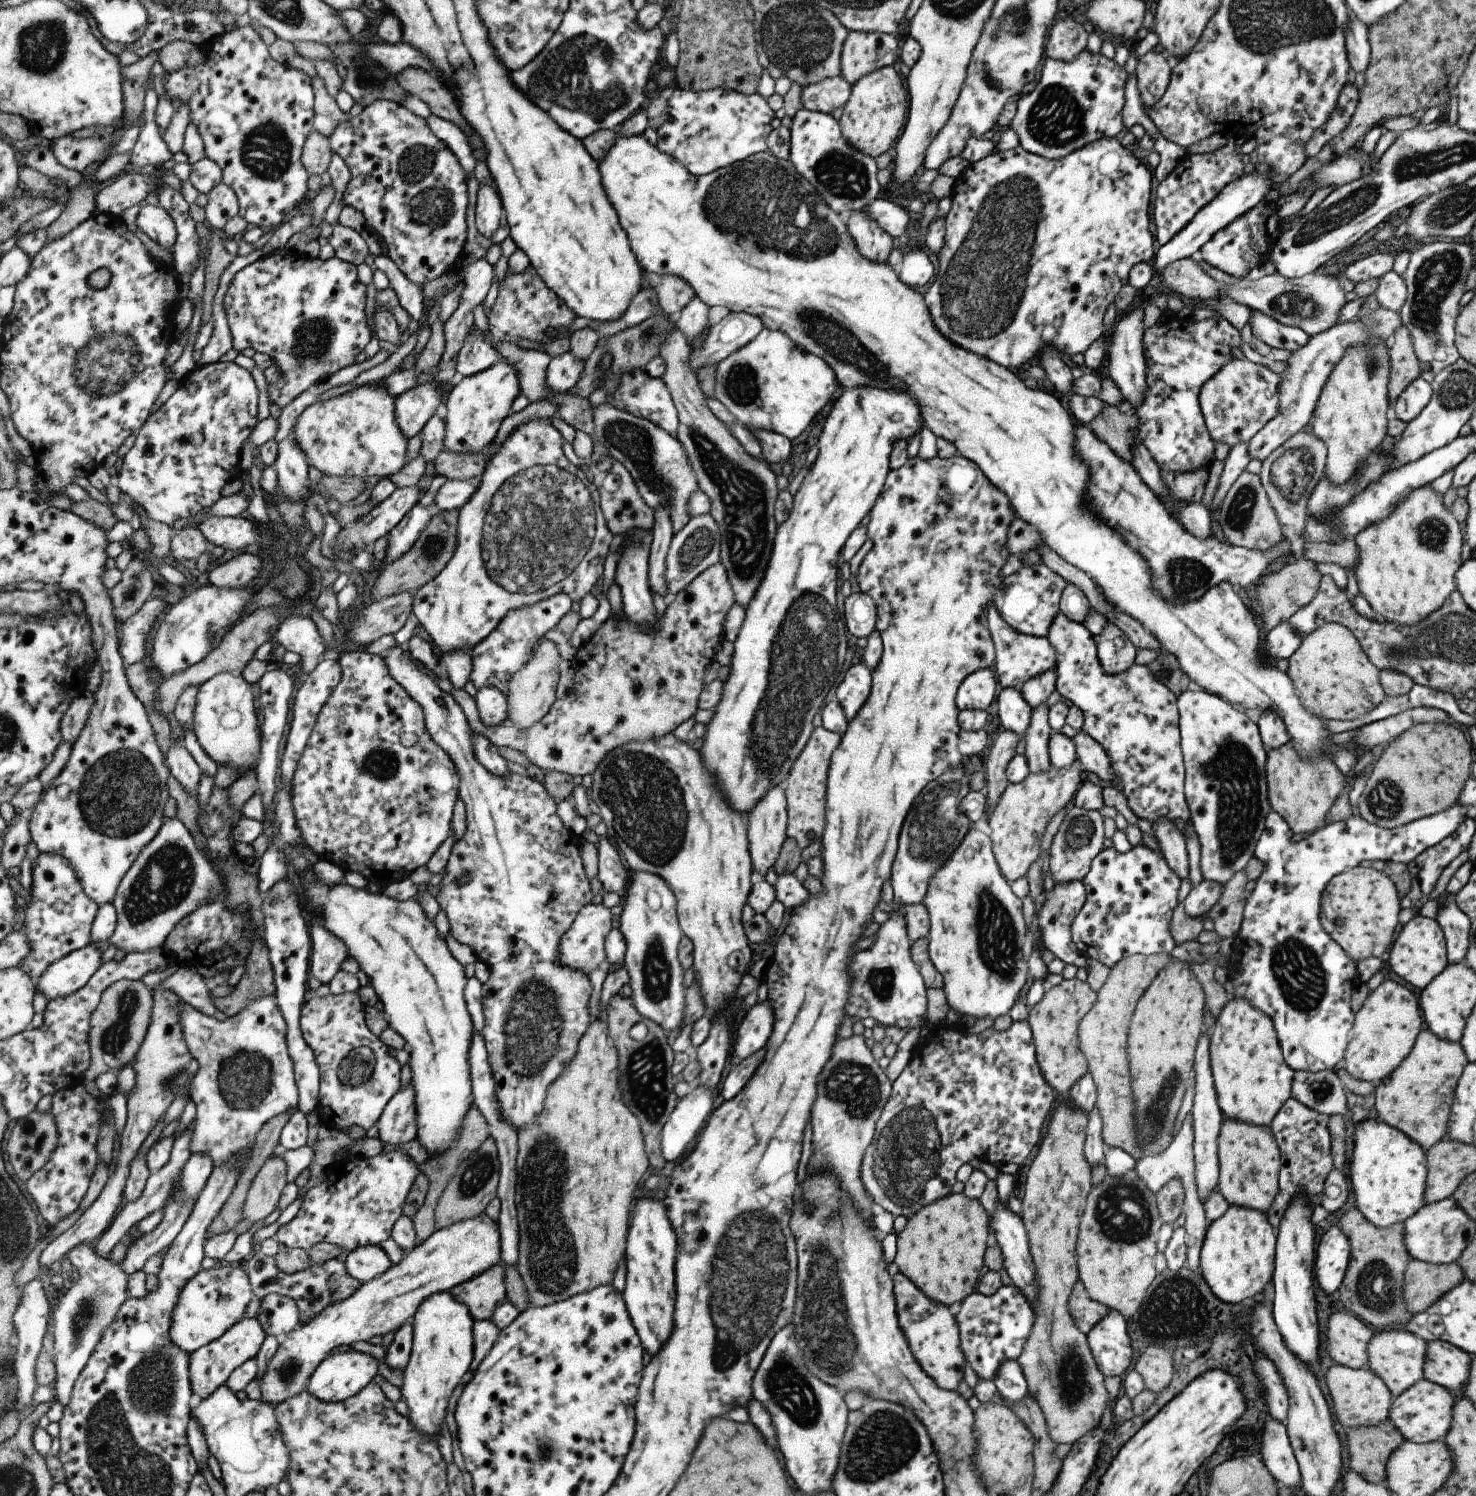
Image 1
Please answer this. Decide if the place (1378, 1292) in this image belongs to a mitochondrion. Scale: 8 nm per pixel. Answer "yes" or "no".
yes

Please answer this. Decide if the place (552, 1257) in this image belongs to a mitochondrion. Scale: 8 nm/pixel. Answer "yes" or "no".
yes

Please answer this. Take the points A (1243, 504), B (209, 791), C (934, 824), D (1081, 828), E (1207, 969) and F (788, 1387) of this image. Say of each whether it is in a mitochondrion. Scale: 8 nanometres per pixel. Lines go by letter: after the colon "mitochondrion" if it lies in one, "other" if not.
A: mitochondrion
B: other
C: mitochondrion
D: mitochondrion
E: other
F: mitochondrion

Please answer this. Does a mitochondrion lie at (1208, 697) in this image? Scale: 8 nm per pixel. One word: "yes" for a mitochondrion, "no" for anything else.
no

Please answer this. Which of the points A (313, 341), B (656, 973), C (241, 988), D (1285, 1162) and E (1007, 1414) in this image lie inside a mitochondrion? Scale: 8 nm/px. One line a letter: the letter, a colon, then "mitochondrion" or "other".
A: mitochondrion
B: mitochondrion
C: other
D: other
E: other

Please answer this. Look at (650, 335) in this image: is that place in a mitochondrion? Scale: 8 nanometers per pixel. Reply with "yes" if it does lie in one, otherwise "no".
yes

